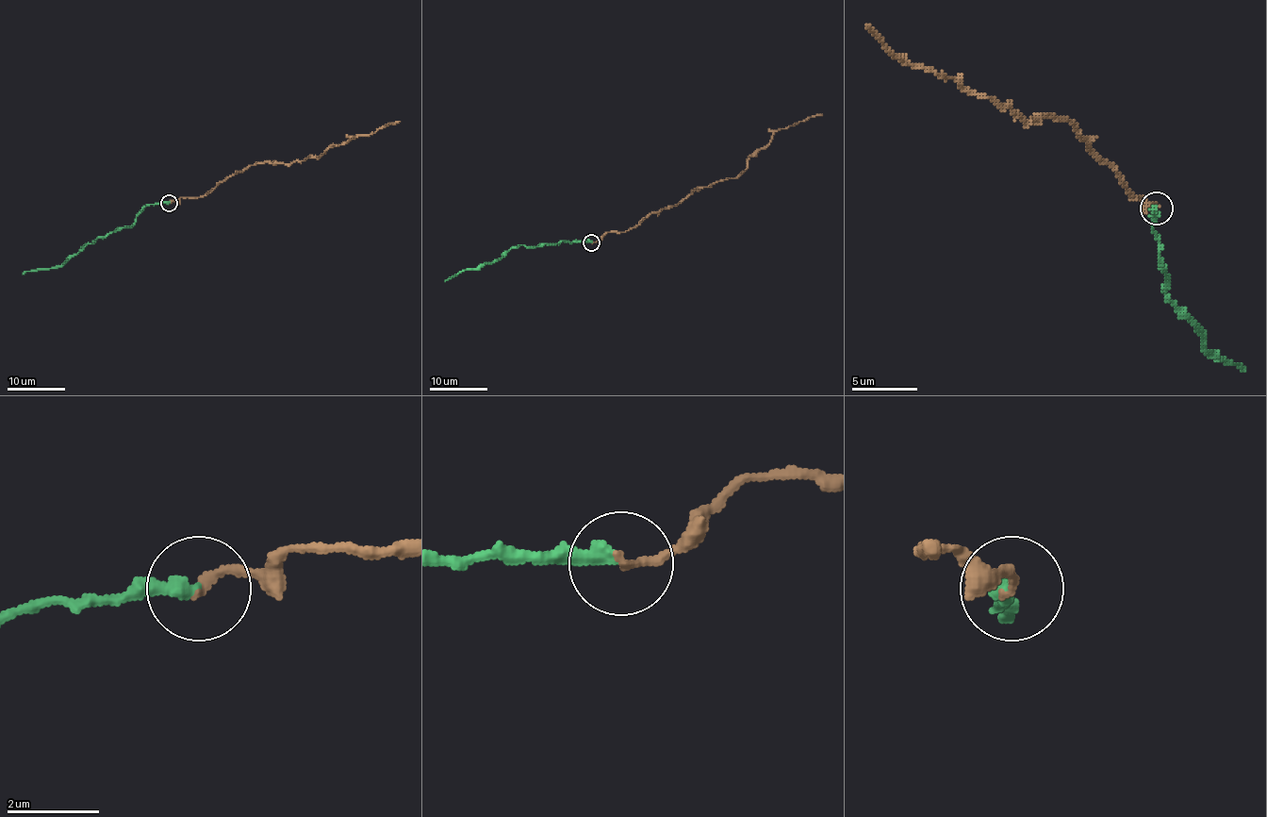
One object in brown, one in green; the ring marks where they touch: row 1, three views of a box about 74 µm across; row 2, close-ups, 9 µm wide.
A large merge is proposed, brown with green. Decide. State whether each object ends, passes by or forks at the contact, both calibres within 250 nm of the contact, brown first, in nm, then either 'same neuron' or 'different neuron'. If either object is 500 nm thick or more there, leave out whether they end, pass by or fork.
brown ends; green ends; calibres 190 and 320 nm; same neuron

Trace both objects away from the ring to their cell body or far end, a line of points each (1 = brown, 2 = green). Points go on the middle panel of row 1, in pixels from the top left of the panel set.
1: (592, 242), (608, 232), (635, 227), (694, 190), (736, 178), (777, 130), (822, 114)
2: (592, 242), (518, 245), (501, 258), (459, 271), (445, 281)

